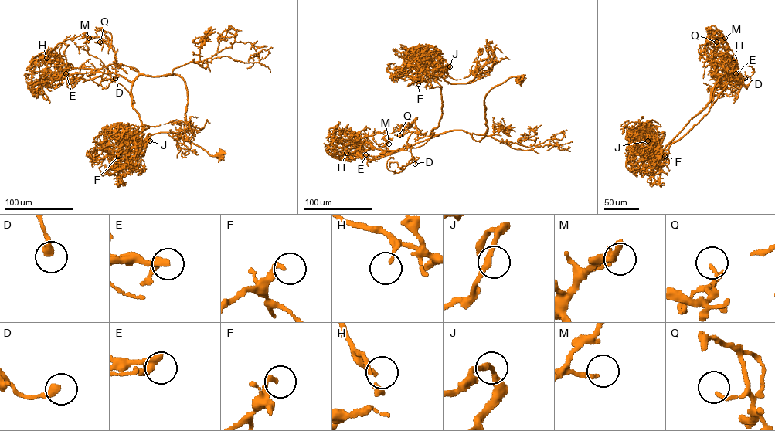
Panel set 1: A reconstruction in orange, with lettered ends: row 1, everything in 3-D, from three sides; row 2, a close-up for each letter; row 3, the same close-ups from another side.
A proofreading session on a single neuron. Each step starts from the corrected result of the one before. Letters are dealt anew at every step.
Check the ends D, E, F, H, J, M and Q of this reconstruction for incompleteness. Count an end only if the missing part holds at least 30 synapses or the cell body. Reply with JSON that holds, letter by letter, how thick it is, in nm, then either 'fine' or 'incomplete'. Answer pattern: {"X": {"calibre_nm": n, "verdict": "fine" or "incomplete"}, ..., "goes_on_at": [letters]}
{"D": {"calibre_nm": 360, "verdict": "fine"}, "E": {"calibre_nm": 300, "verdict": "incomplete"}, "F": {"calibre_nm": 160, "verdict": "fine"}, "H": {"calibre_nm": 140, "verdict": "fine"}, "J": {"calibre_nm": 240, "verdict": "fine"}, "M": {"calibre_nm": 190, "verdict": "incomplete"}, "Q": {"calibre_nm": 140, "verdict": "fine"}, "goes_on_at": ["E", "M"]}

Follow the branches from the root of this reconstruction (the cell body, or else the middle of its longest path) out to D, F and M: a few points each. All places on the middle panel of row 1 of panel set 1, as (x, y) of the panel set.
D: (520, 78), (485, 95), (487, 129), (480, 140), (460, 130), (433, 137), (432, 130), (411, 148), (415, 164)
F: (520, 78), (485, 95), (487, 129), (478, 140), (460, 130), (433, 137), (440, 87), (423, 77), (418, 83)
M: (520, 78), (511, 76), (485, 95), (487, 129), (480, 140), (453, 130), (393, 151), (387, 151), (389, 144)

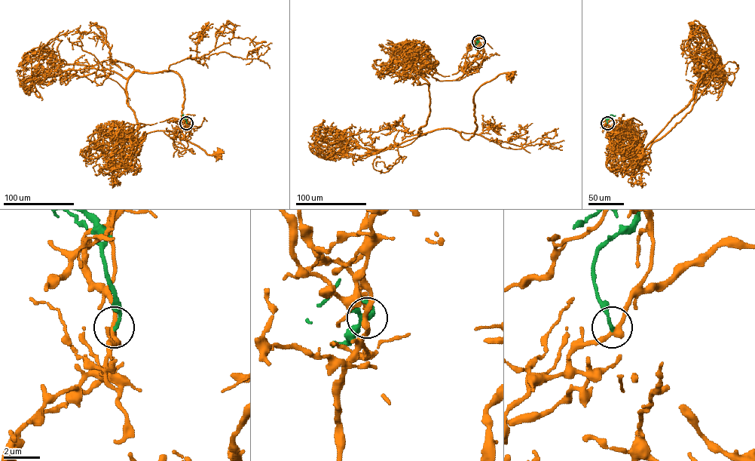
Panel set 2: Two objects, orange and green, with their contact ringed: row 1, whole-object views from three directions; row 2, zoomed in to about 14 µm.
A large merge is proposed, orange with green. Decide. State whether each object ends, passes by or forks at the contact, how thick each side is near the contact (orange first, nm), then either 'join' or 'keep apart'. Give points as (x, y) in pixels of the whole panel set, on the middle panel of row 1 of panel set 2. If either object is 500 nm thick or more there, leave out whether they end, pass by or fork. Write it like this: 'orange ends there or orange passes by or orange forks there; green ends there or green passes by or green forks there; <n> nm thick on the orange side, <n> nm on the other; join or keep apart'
orange passes by; green ends there; 300 nm thick on the orange side, 190 nm on the other; keep apart

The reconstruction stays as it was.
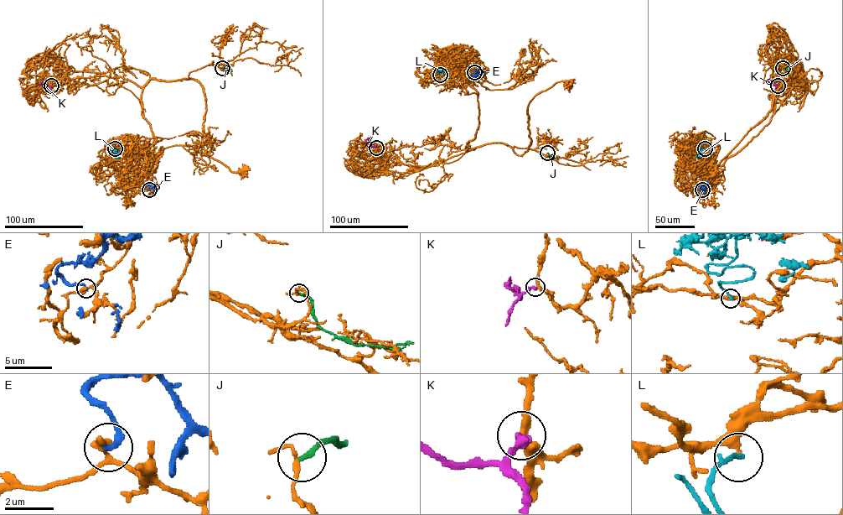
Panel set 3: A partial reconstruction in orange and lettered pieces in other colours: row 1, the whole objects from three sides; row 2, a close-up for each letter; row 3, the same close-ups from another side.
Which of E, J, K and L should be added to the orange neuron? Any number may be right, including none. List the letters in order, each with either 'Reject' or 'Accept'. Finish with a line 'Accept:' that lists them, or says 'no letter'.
E: Reject
J: Reject
K: Accept
L: Reject
Accept: K

